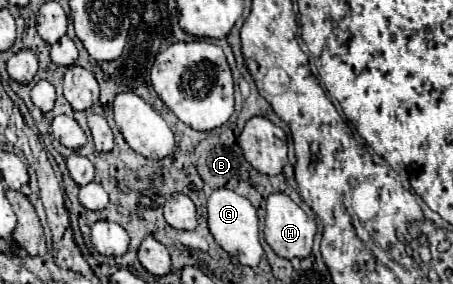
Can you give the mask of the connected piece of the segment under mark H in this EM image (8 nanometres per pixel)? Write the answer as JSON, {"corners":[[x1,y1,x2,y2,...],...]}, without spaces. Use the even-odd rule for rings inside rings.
{"corners":[[276,192,266,200,264,238,282,258,306,258,312,252,316,222,286,194]]}

